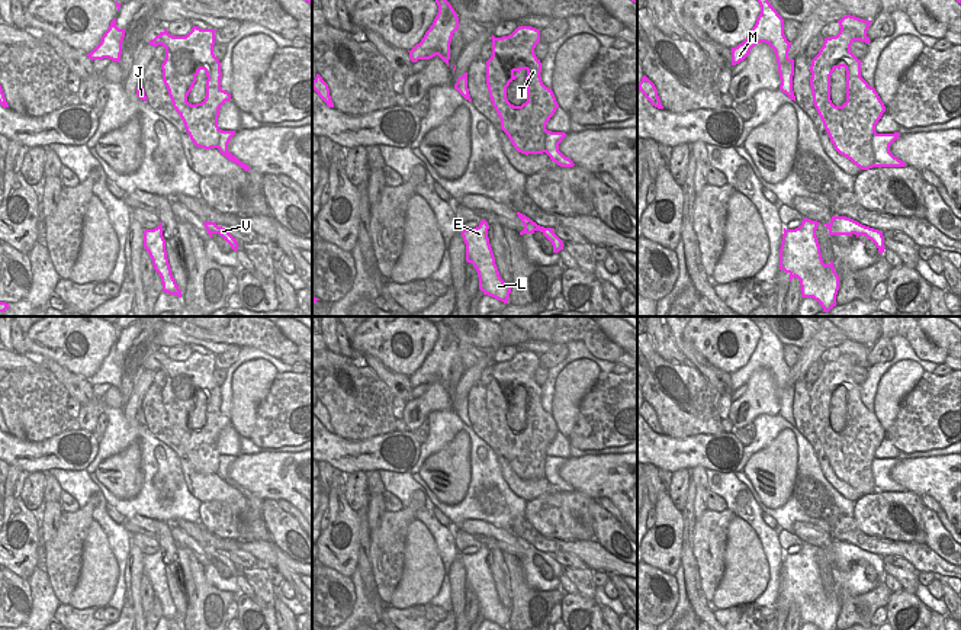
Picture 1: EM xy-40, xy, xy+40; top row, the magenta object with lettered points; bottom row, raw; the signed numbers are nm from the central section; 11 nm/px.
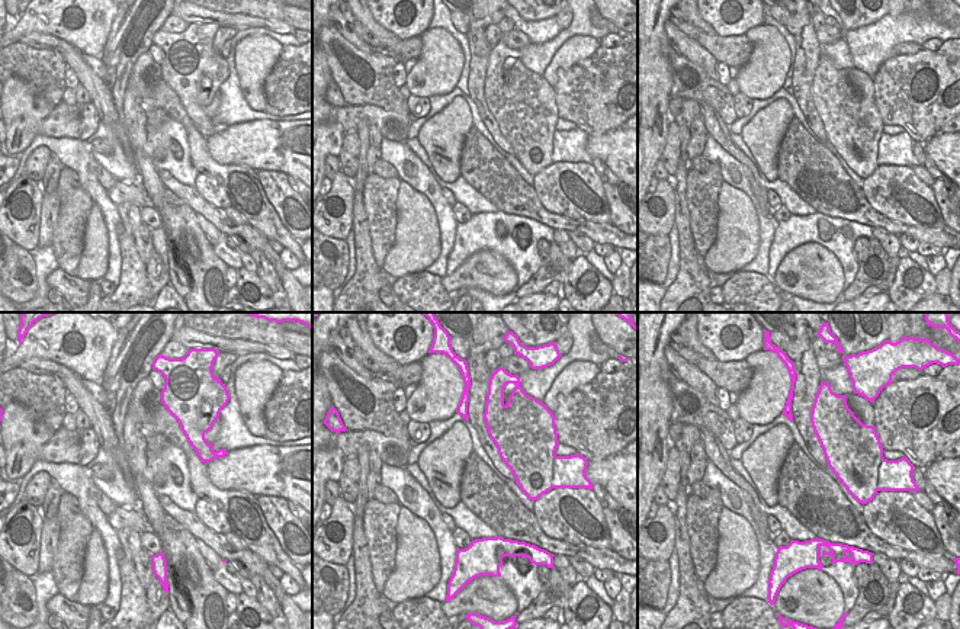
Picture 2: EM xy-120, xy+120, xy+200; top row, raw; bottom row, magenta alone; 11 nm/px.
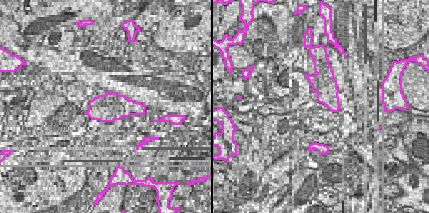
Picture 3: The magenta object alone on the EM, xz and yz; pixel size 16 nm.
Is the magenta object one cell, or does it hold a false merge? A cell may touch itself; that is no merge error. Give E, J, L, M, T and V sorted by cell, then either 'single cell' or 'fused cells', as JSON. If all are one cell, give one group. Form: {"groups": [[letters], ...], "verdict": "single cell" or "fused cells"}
{"groups": [["E", "J", "L", "M", "V"], ["T"]], "verdict": "fused cells"}

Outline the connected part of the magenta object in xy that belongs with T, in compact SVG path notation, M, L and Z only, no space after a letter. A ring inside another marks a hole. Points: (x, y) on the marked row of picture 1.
M518 26L511 35L492 35L492 55L486 61L486 86L501 129L521 154L546 152L546 125L559 107L552 89L541 81L541 62L534 54L540 30ZM515 71L527 71L527 102L514 106L507 99L507 87L517 78Z

